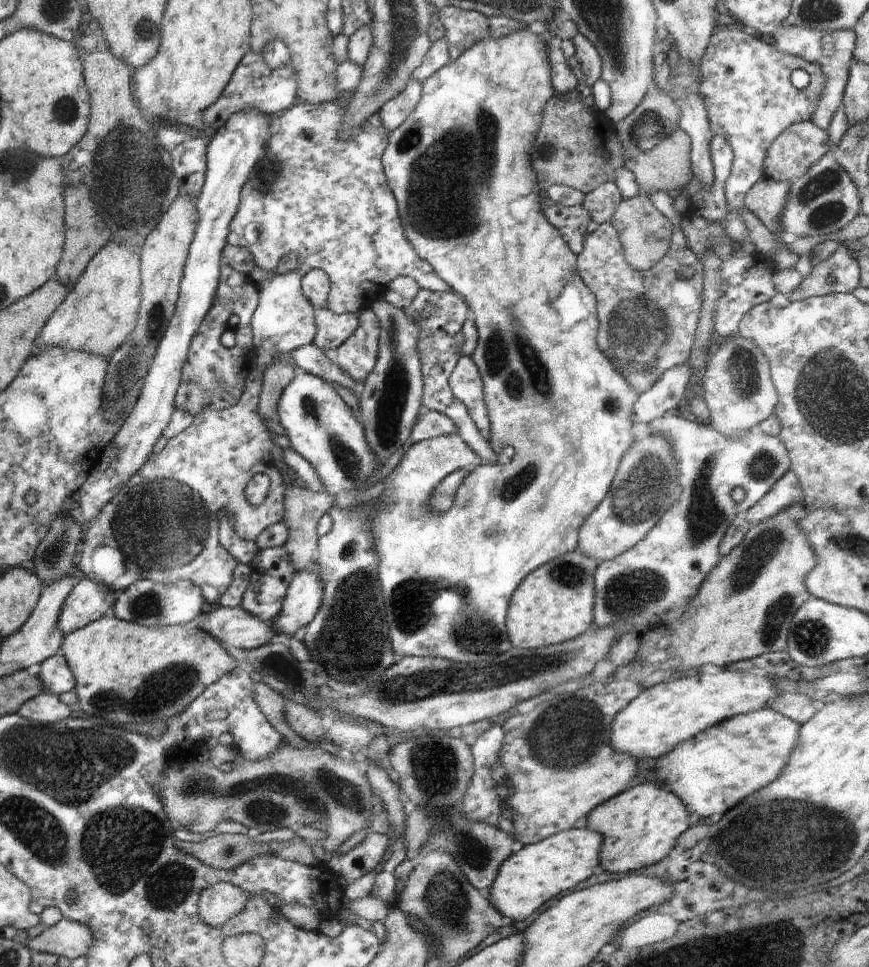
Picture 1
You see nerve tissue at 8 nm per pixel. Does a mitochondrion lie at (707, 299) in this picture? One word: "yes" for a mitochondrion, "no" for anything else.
no

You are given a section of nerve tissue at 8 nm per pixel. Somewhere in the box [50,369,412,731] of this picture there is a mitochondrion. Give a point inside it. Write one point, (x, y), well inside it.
(161, 523)

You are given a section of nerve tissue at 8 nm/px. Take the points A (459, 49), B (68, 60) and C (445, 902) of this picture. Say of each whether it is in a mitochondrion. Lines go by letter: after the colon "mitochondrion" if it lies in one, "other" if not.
A: other
B: other
C: mitochondrion

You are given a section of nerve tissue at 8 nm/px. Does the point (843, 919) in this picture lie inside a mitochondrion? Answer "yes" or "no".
no

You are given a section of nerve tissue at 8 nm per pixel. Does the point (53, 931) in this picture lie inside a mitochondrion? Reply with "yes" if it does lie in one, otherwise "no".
no

